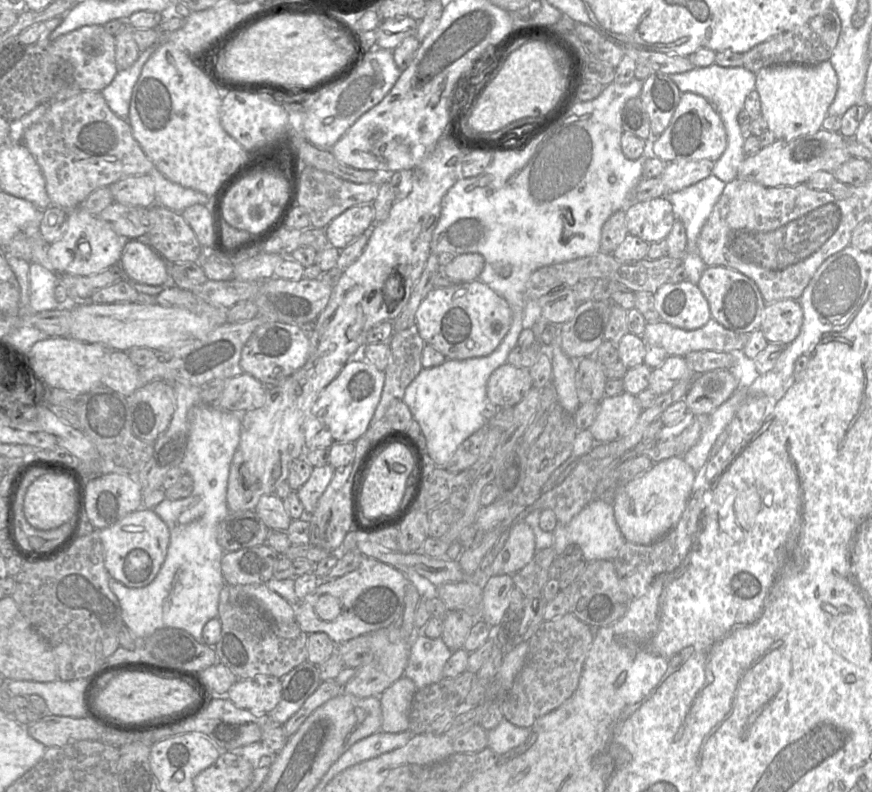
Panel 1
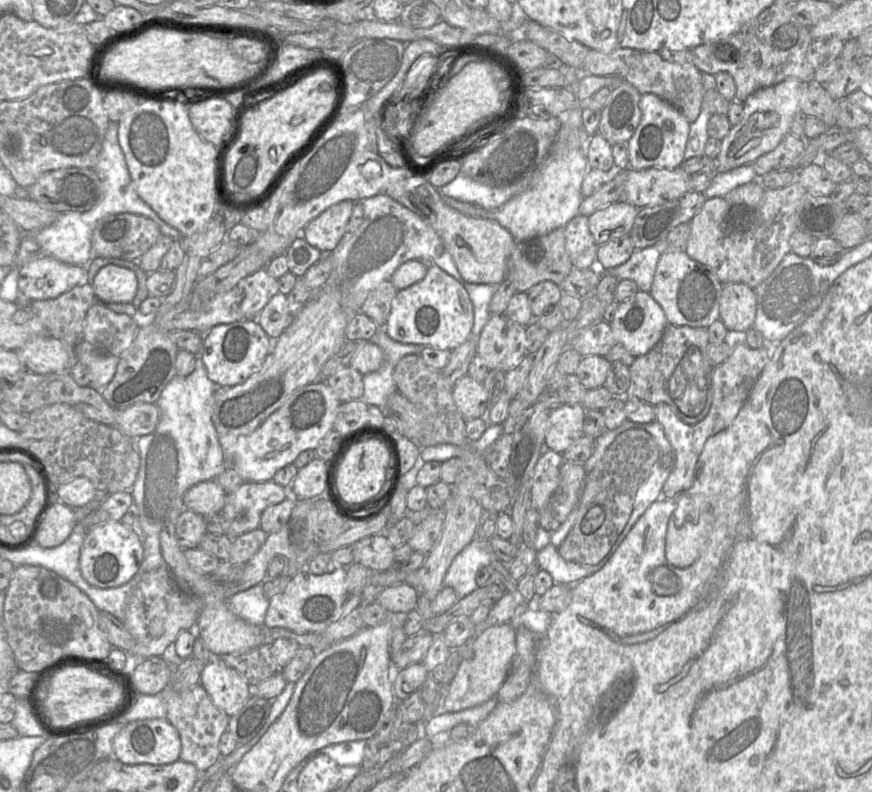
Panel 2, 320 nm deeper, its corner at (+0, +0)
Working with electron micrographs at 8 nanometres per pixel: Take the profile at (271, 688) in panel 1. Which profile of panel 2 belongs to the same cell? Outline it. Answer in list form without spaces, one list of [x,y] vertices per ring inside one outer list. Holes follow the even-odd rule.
[[[218,658],[204,665],[200,685],[228,717],[238,713],[252,696],[252,687],[247,680]]]

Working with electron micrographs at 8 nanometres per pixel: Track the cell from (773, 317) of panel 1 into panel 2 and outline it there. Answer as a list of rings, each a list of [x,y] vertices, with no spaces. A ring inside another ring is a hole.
[[[743,283],[723,284],[720,298],[720,320],[728,331],[746,332],[754,327],[756,294]]]

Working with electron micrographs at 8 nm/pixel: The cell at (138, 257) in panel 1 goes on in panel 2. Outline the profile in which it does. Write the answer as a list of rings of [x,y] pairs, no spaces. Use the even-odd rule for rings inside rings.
[[[108,264],[101,268],[91,282],[96,301],[102,304],[131,303],[138,291],[134,271]]]

